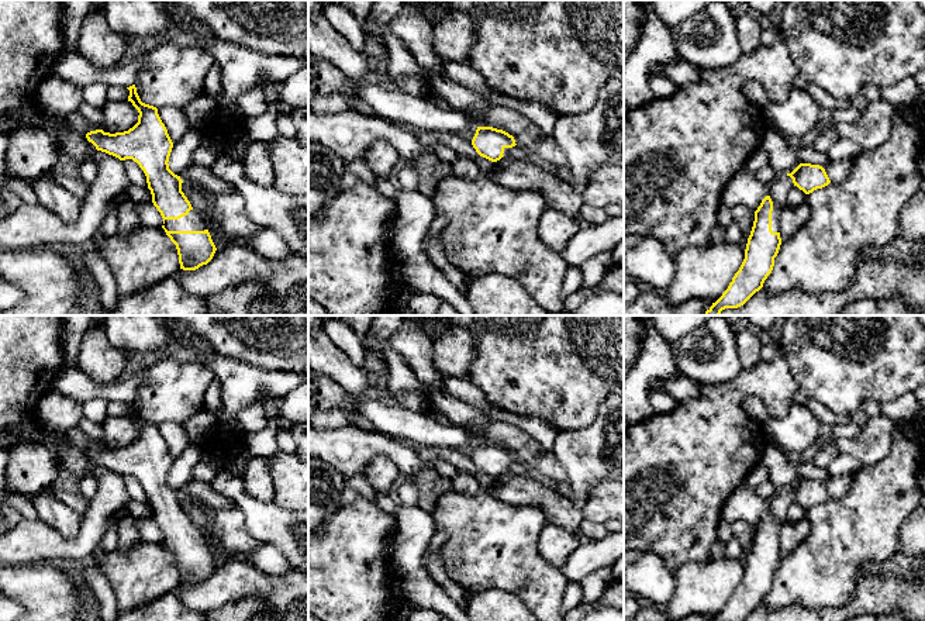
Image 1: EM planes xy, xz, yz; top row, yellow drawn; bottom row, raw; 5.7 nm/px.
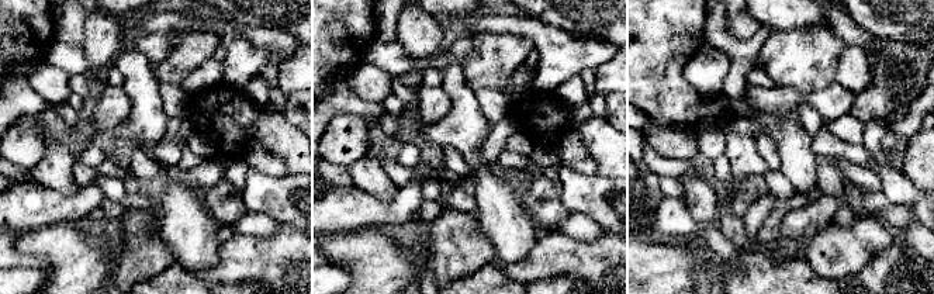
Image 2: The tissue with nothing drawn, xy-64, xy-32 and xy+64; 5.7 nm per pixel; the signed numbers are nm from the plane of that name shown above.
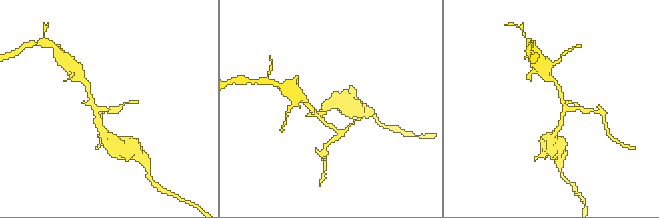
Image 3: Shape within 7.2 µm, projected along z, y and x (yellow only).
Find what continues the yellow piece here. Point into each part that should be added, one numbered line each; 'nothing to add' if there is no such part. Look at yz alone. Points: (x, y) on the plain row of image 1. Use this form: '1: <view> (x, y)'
1: yz (776, 528)

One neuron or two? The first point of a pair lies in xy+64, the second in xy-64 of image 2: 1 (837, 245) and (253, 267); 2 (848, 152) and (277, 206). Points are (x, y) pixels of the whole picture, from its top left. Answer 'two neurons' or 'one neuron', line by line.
1: one neuron
2: one neuron

